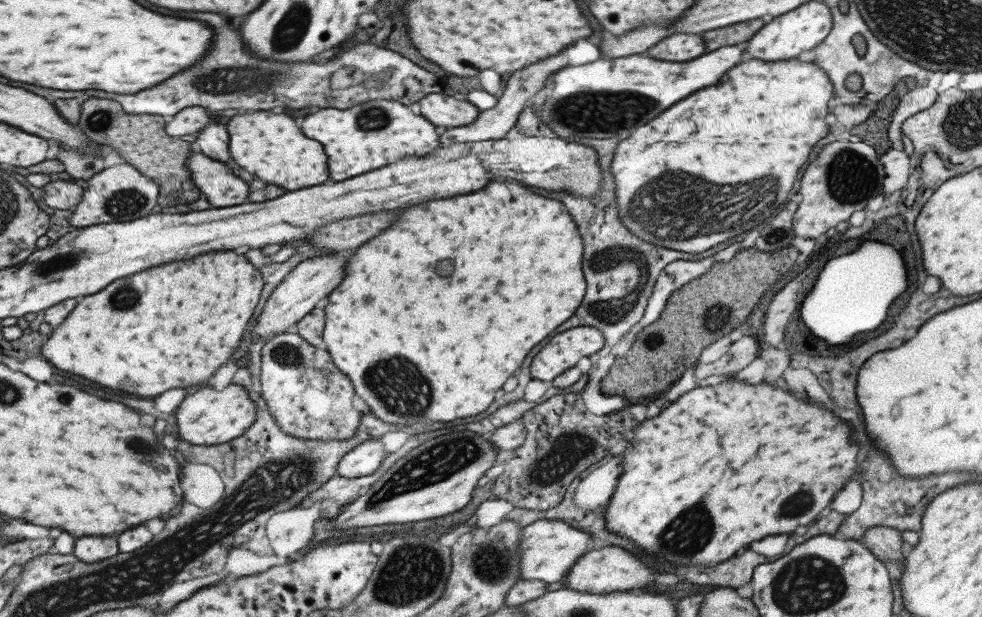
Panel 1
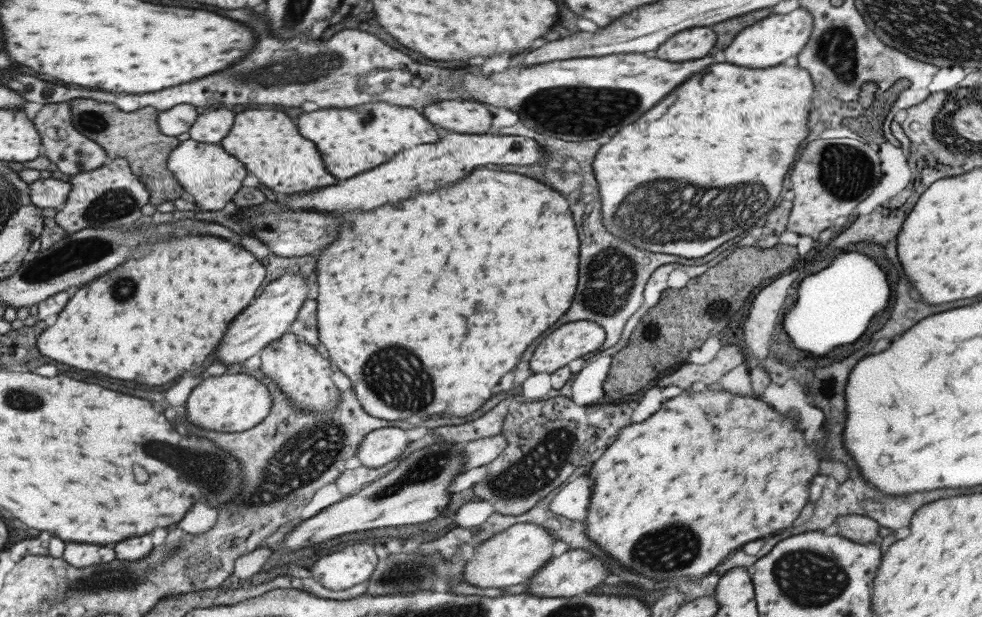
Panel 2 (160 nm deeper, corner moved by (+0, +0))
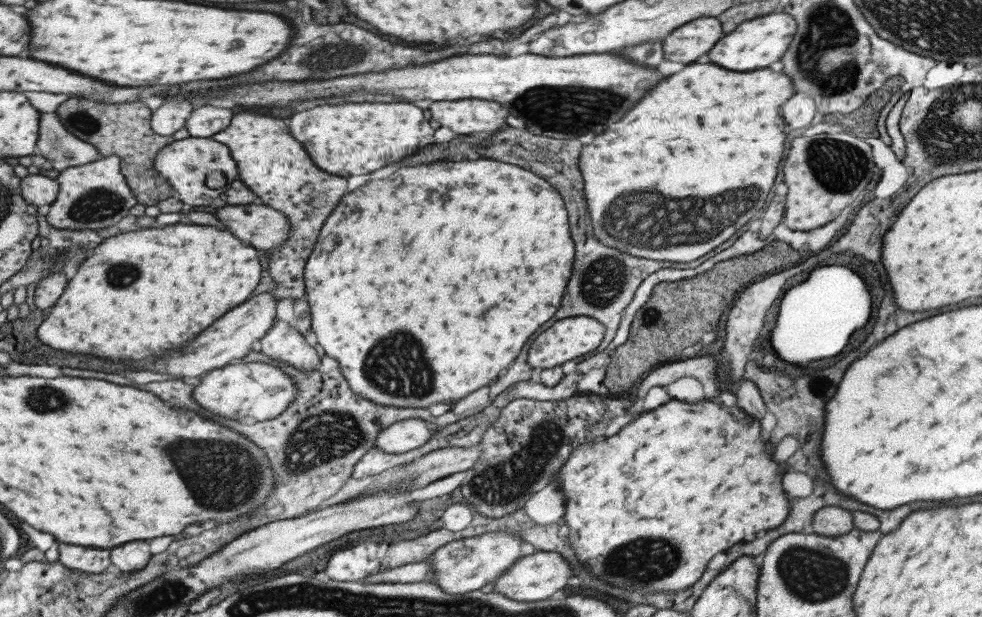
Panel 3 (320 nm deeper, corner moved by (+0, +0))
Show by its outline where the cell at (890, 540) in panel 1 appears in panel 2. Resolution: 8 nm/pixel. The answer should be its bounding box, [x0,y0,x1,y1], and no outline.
[834,514,880,544]

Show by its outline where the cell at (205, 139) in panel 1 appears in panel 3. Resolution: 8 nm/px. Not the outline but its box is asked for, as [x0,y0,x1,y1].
[184,106,233,137]

